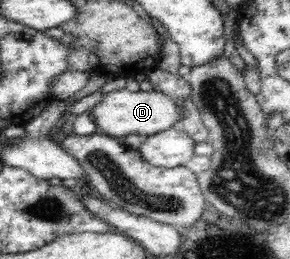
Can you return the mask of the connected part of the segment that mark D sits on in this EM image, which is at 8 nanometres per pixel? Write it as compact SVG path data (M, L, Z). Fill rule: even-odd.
M125 88L114 89L105 94L103 101L90 110L97 126L96 132L112 138L130 136L130 134L150 135L176 127L185 118L184 108L175 99L156 91L131 92Z

